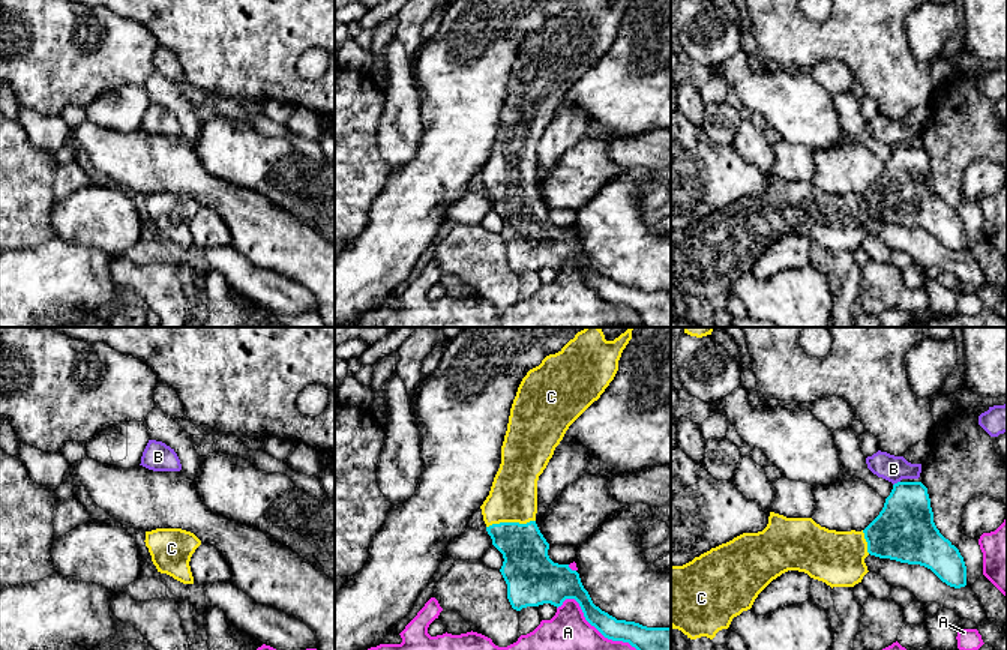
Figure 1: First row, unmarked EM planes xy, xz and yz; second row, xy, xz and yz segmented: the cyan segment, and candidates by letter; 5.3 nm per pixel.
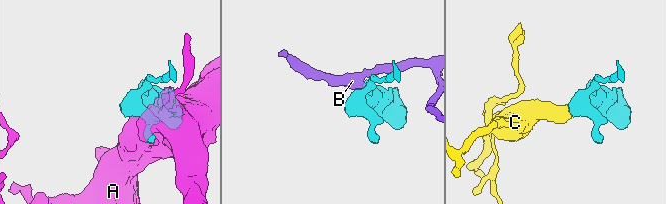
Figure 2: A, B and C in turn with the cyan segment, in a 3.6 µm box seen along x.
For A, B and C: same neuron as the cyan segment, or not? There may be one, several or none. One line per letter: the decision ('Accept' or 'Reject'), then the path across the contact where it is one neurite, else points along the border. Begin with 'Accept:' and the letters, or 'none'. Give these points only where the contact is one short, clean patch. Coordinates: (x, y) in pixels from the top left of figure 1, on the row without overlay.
Accept: C
A: Reject
B: Reject. Boundary: yz (899, 144), (893, 149)
C: Accept. Path across: xz (527, 230), (526, 215), (511, 186), (514, 158)

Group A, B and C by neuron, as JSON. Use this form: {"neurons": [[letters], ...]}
{"neurons": [["A"], ["B"], ["C"]]}

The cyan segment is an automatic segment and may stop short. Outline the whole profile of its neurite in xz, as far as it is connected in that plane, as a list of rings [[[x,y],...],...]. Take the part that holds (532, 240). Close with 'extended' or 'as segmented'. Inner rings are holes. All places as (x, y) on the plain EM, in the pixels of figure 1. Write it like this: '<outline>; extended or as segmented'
[[[575,0],[558,17],[546,20],[539,30],[527,36],[510,72],[500,132],[480,173],[492,209],[504,222],[500,236],[507,248],[507,263],[513,273],[543,267],[558,272],[566,263],[575,263],[585,284],[605,302],[629,306],[641,317],[644,327],[671,327],[671,291],[647,291],[617,284],[596,270],[579,237],[569,228],[558,228],[549,222],[549,207],[536,188],[539,140],[569,90],[614,44],[621,17],[630,3],[632,0],[618,0],[614,5],[606,5],[605,0]]]; extended

